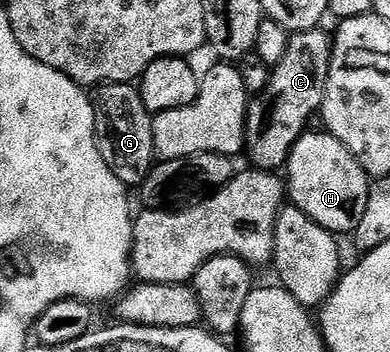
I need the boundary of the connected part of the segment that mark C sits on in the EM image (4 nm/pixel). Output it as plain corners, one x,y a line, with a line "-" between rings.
319,27
317,29
305,29
304,31
300,31
299,33
290,33
289,41
287,43
287,51
284,52
284,57
280,59
278,63
276,63
270,70
270,78
268,79
268,87
262,93
253,94
249,98
248,104
246,106
246,143
244,146
245,156
250,156
249,164
256,169
264,169
267,171
278,171
289,162
290,152
292,151
292,147
302,138
302,134
307,132
310,120
315,120
316,114
321,110
322,100
324,99
324,95
326,94
326,76
328,75
328,71
330,70
330,56
332,55
332,51
334,50
334,42
332,40
331,34
329,32
325,33
325,28

